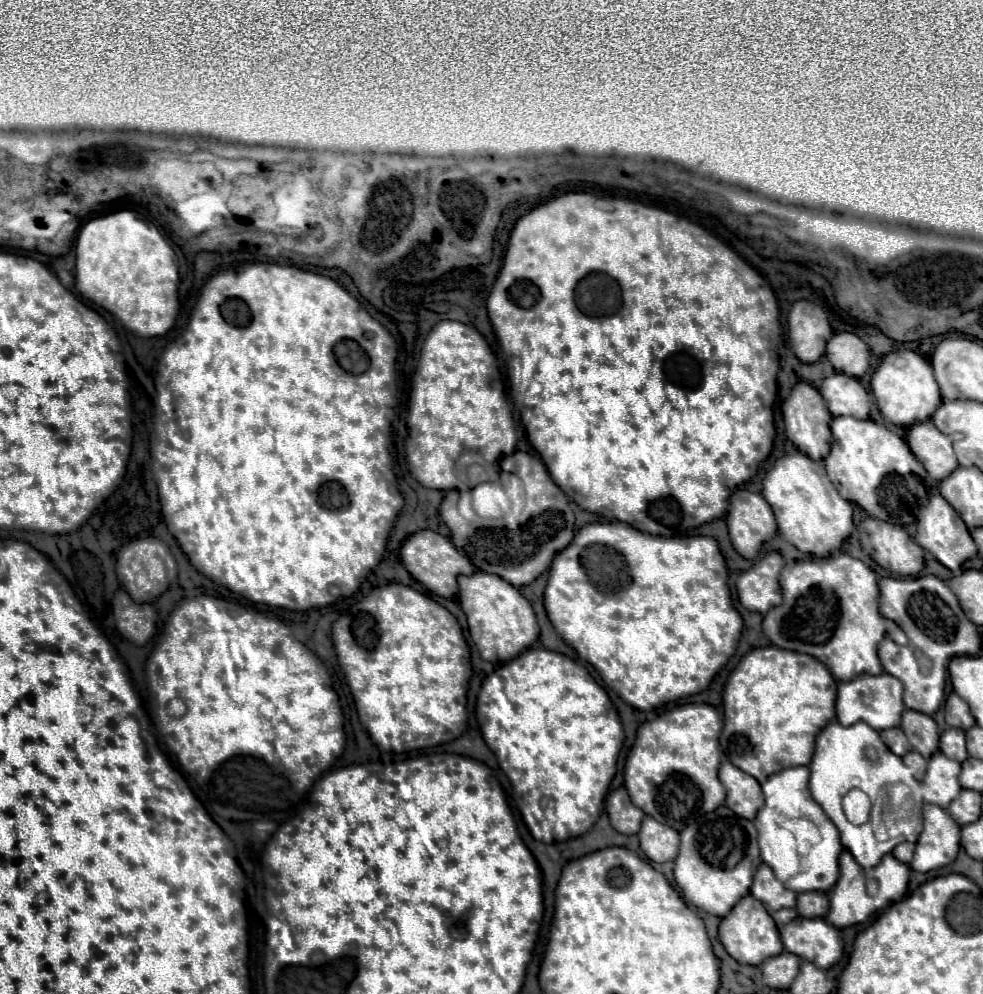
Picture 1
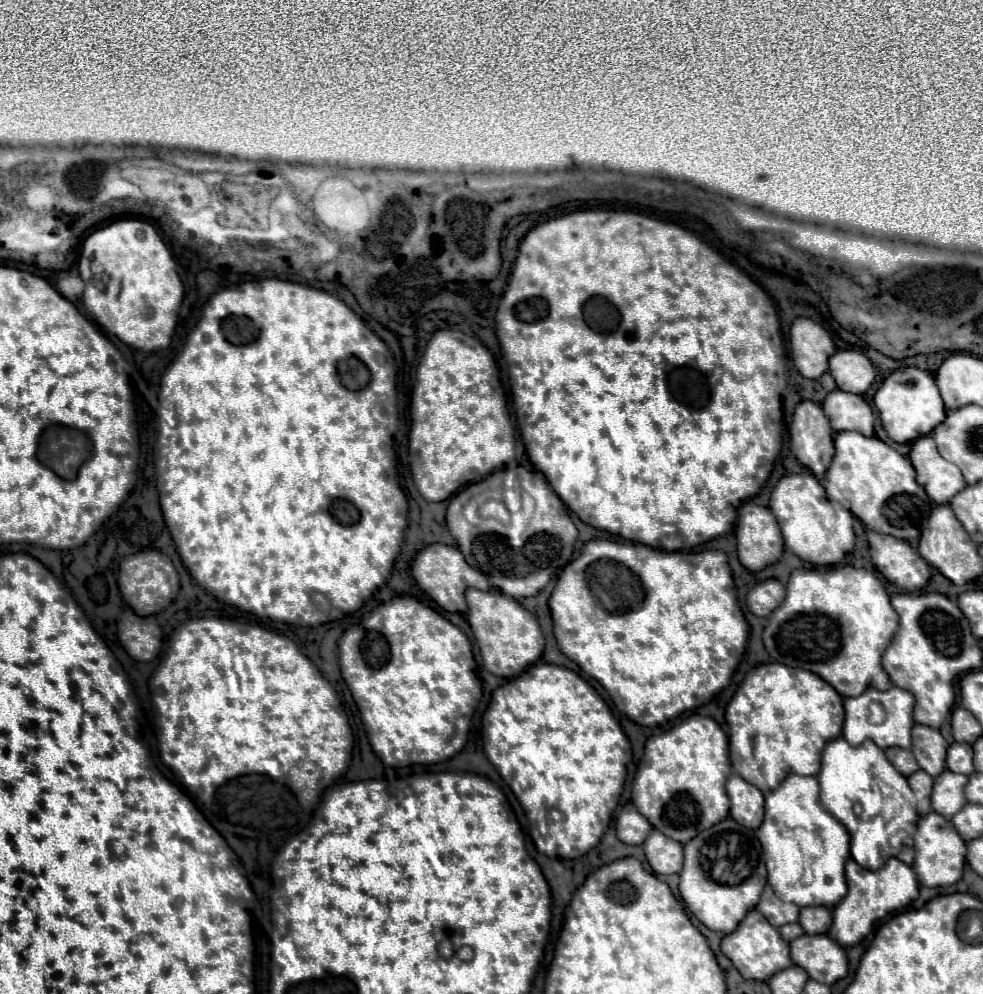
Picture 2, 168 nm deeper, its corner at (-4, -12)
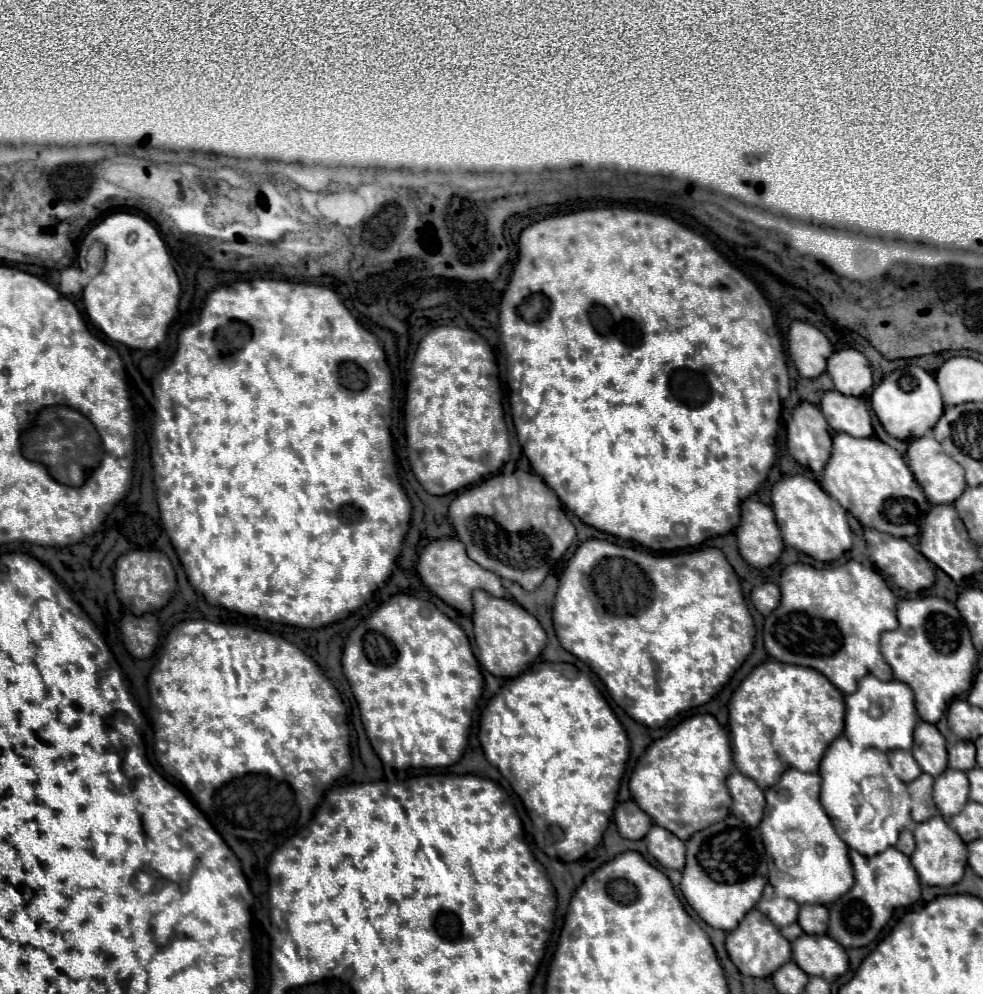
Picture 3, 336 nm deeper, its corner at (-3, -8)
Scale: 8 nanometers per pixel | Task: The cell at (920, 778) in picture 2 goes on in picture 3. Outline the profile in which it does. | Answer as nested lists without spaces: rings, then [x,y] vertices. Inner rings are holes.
[[[920,774],[916,780],[912,780],[912,782],[908,784],[908,790],[910,790],[910,794],[914,796],[914,800],[926,804],[924,812],[916,812],[916,814],[914,814],[914,816],[918,818],[916,822],[922,822],[922,818],[928,818],[928,816],[934,814],[932,784],[934,784],[934,778],[932,778],[932,776],[926,776],[926,774]]]

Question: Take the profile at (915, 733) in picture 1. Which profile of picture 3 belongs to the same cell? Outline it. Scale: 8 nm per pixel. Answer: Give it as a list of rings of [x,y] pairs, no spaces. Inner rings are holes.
[[[918,722],[914,730],[914,748],[912,754],[920,764],[922,772],[930,776],[940,776],[946,770],[946,746],[944,736],[934,724]]]

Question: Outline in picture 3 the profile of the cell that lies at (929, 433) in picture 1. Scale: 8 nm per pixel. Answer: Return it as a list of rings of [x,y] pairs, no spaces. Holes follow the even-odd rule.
[[[922,436],[922,438],[914,438],[908,446],[908,466],[914,474],[914,478],[918,480],[918,484],[922,486],[926,498],[930,504],[952,504],[966,488],[966,480],[964,480],[964,468],[952,460],[950,456],[946,456],[942,452],[942,446],[932,438],[932,436]]]

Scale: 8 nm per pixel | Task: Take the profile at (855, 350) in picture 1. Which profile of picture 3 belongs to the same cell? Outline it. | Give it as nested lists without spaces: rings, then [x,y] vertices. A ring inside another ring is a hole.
[[[854,348],[834,352],[828,360],[828,374],[836,390],[846,396],[862,396],[872,386],[870,362]]]

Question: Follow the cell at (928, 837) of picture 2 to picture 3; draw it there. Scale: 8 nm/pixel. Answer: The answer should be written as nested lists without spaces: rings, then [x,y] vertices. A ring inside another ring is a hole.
[[[940,814],[918,822],[914,828],[914,840],[916,840],[916,850],[910,856],[912,866],[916,868],[920,882],[928,886],[952,886],[962,880],[964,876],[964,866],[966,866],[966,844],[962,838],[944,822]]]

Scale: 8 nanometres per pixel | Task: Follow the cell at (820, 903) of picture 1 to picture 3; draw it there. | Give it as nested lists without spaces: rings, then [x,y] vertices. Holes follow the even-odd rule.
[[[818,904],[800,906],[798,924],[806,934],[826,934],[826,924],[828,924],[826,906],[818,906]]]

